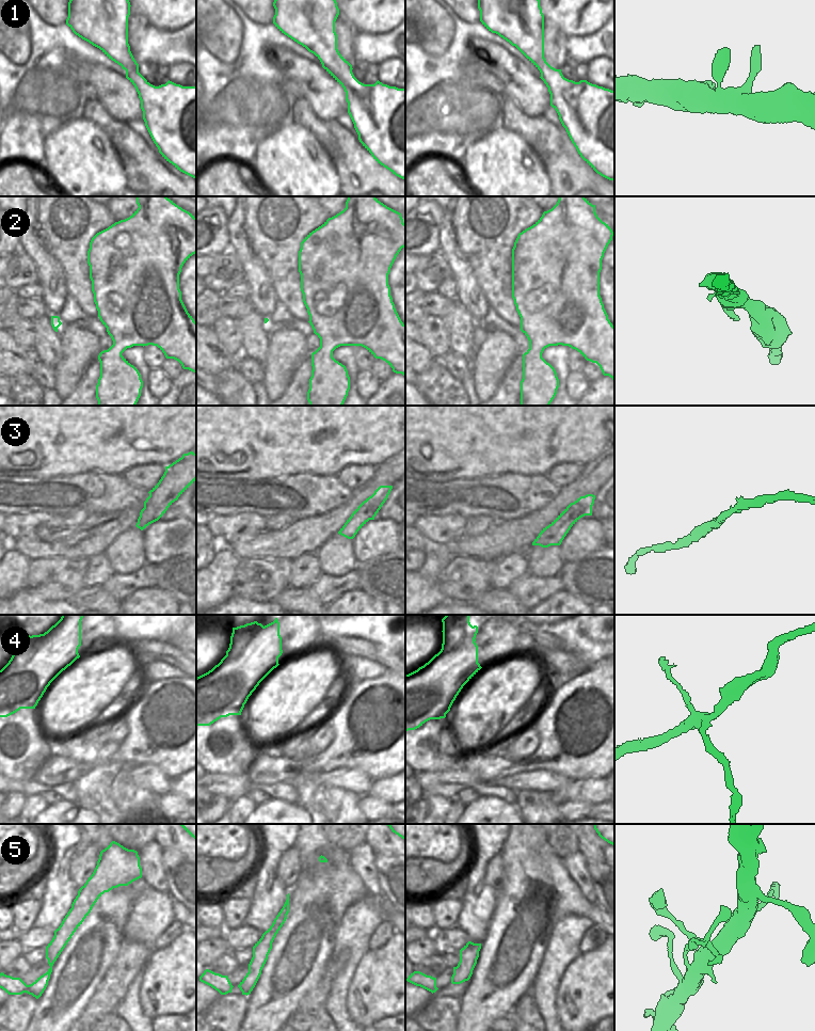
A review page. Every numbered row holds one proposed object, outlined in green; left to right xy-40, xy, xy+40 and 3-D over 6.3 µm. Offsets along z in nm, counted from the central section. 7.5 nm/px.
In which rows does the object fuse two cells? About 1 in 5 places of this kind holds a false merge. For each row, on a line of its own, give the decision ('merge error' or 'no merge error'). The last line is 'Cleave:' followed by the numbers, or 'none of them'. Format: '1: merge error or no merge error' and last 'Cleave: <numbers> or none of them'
1: no merge error
2: no merge error
3: no merge error
4: merge error
5: no merge error
Cleave: 4

